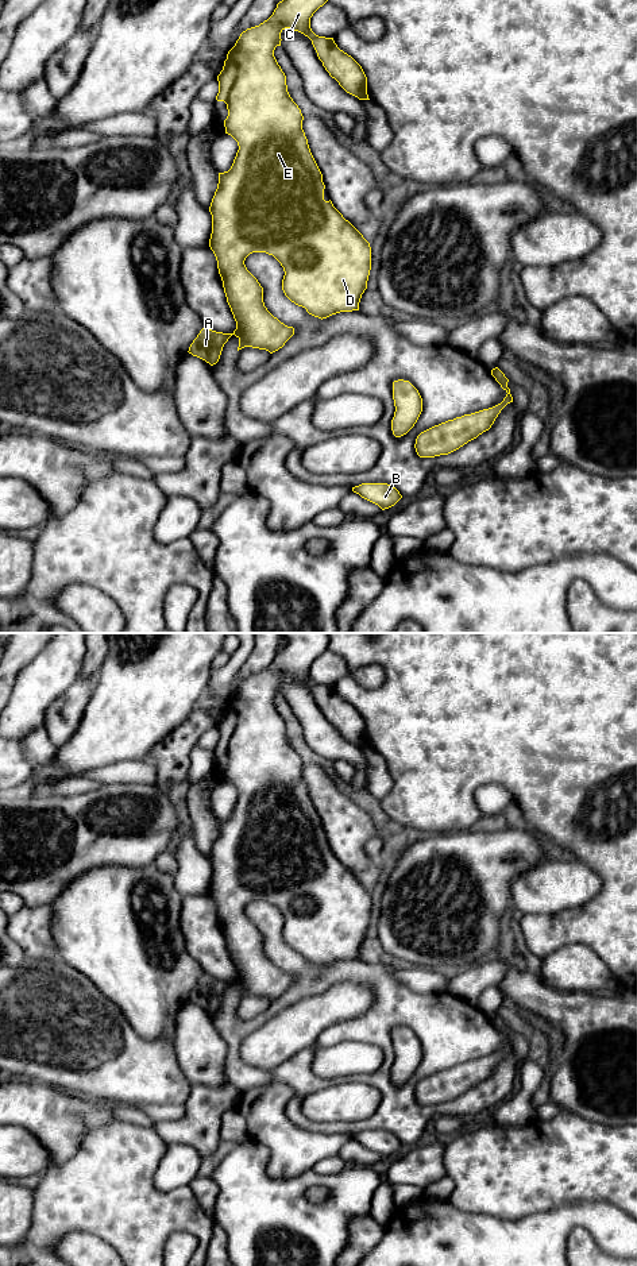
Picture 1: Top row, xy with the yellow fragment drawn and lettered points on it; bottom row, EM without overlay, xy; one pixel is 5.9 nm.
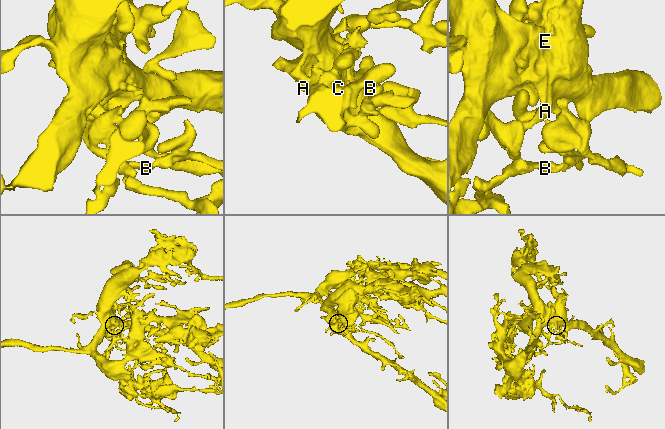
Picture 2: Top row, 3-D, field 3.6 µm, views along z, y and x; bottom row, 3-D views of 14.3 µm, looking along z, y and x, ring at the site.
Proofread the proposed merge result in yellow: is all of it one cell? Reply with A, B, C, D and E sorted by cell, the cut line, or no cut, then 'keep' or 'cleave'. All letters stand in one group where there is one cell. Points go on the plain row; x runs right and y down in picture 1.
A B C D E; no cut; keep

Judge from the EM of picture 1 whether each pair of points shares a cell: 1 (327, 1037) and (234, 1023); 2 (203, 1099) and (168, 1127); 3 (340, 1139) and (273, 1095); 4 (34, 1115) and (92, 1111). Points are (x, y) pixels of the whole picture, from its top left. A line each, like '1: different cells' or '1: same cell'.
1: same cell
2: same cell
3: same cell
4: same cell

